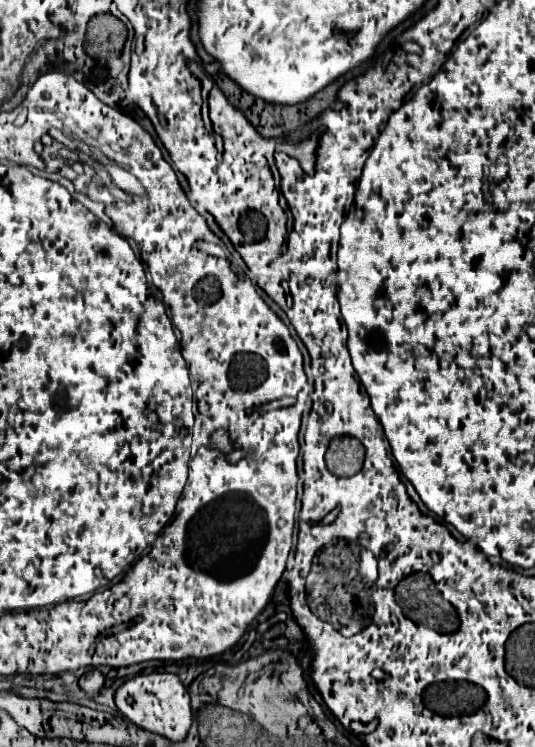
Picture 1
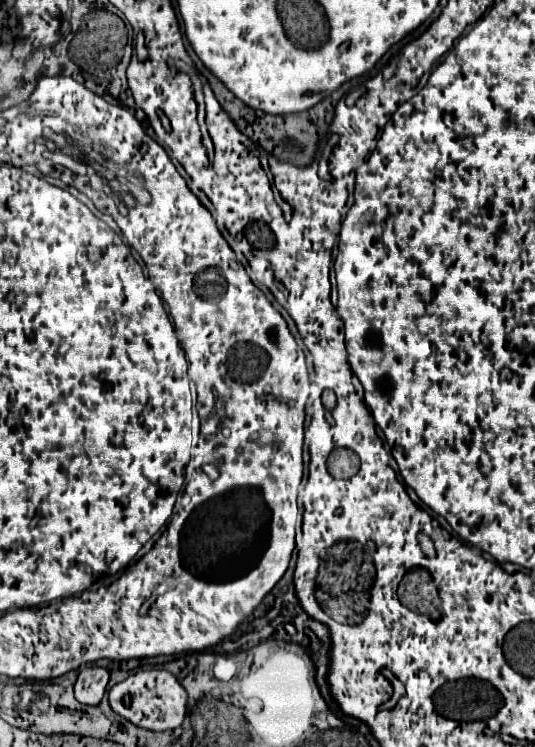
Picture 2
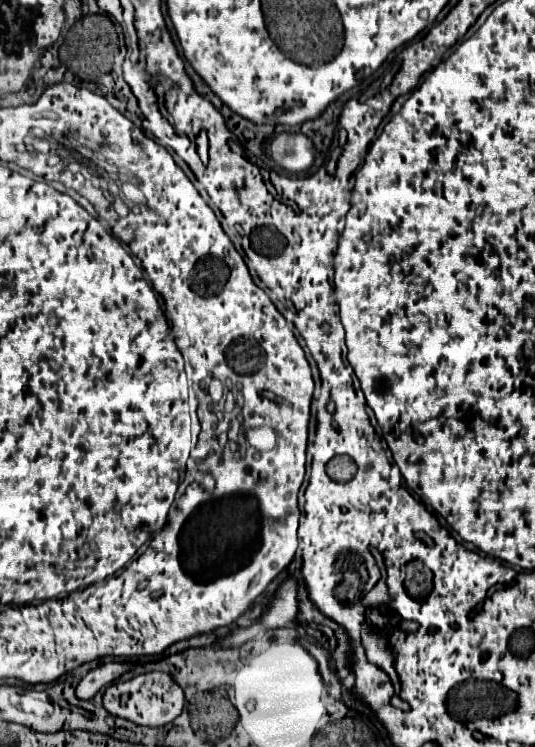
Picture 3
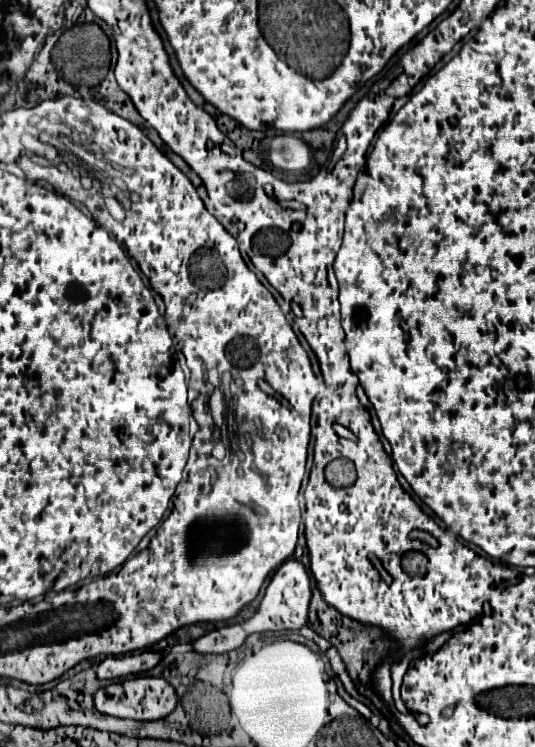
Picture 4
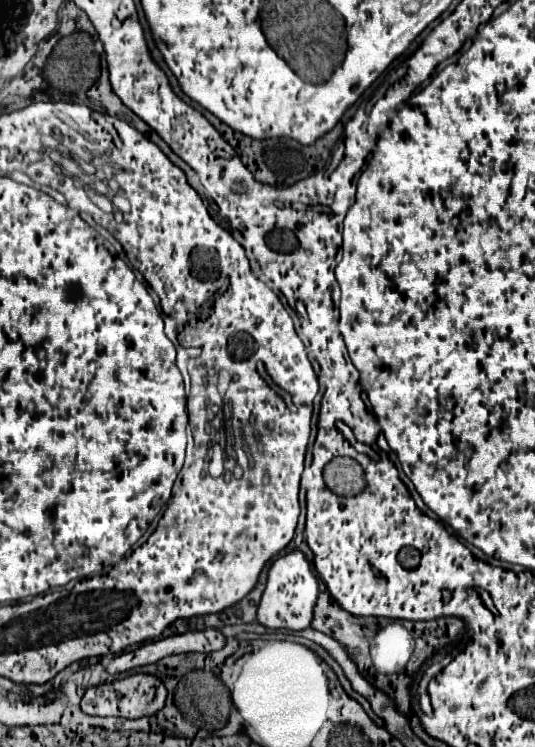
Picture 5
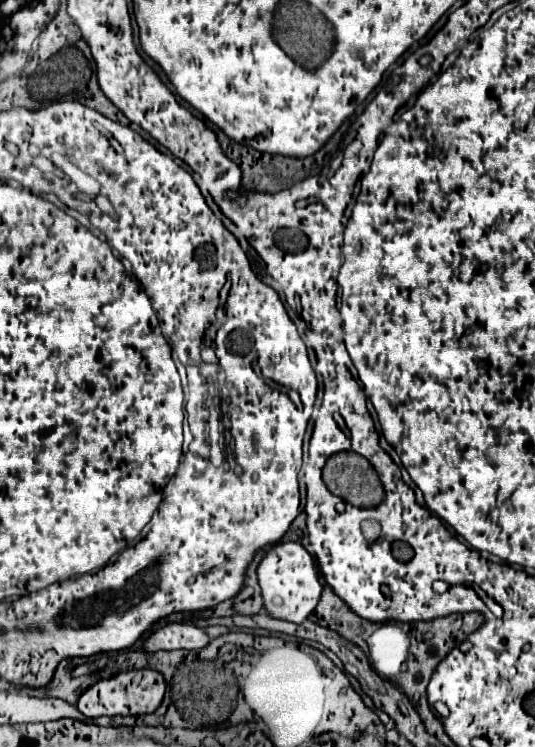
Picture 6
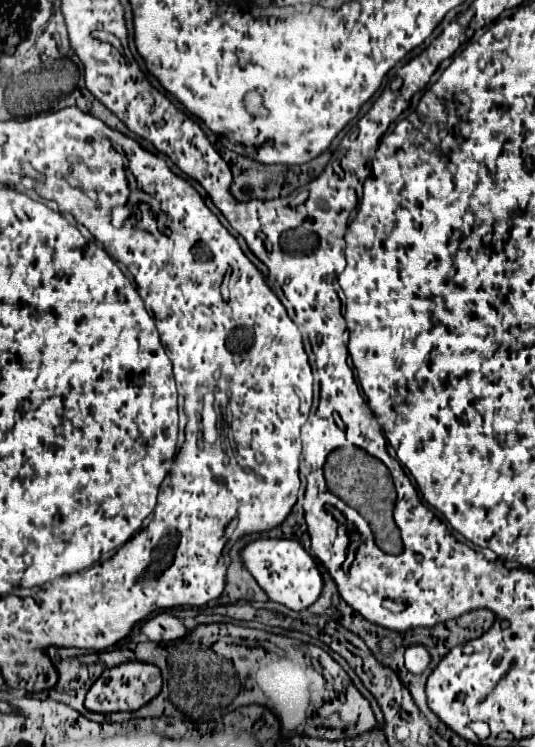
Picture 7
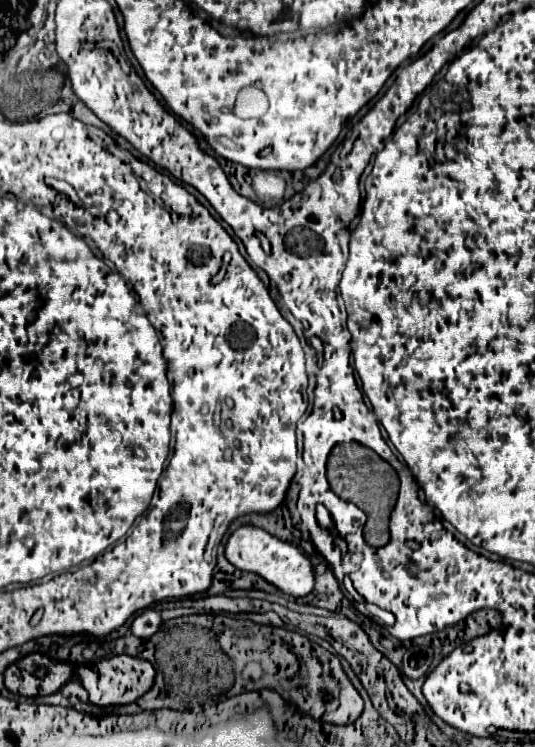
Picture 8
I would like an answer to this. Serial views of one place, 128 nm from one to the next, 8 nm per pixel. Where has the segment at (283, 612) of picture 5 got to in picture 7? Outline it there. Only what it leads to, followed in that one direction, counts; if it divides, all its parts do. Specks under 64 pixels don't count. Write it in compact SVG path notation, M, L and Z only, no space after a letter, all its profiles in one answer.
M276 538L254 540L242 550L242 560L256 578L256 582L260 584L260 588L268 594L268 598L272 602L284 604L294 612L302 612L308 606L312 606L322 592L322 576L318 572L316 562L296 540L276 540Z

